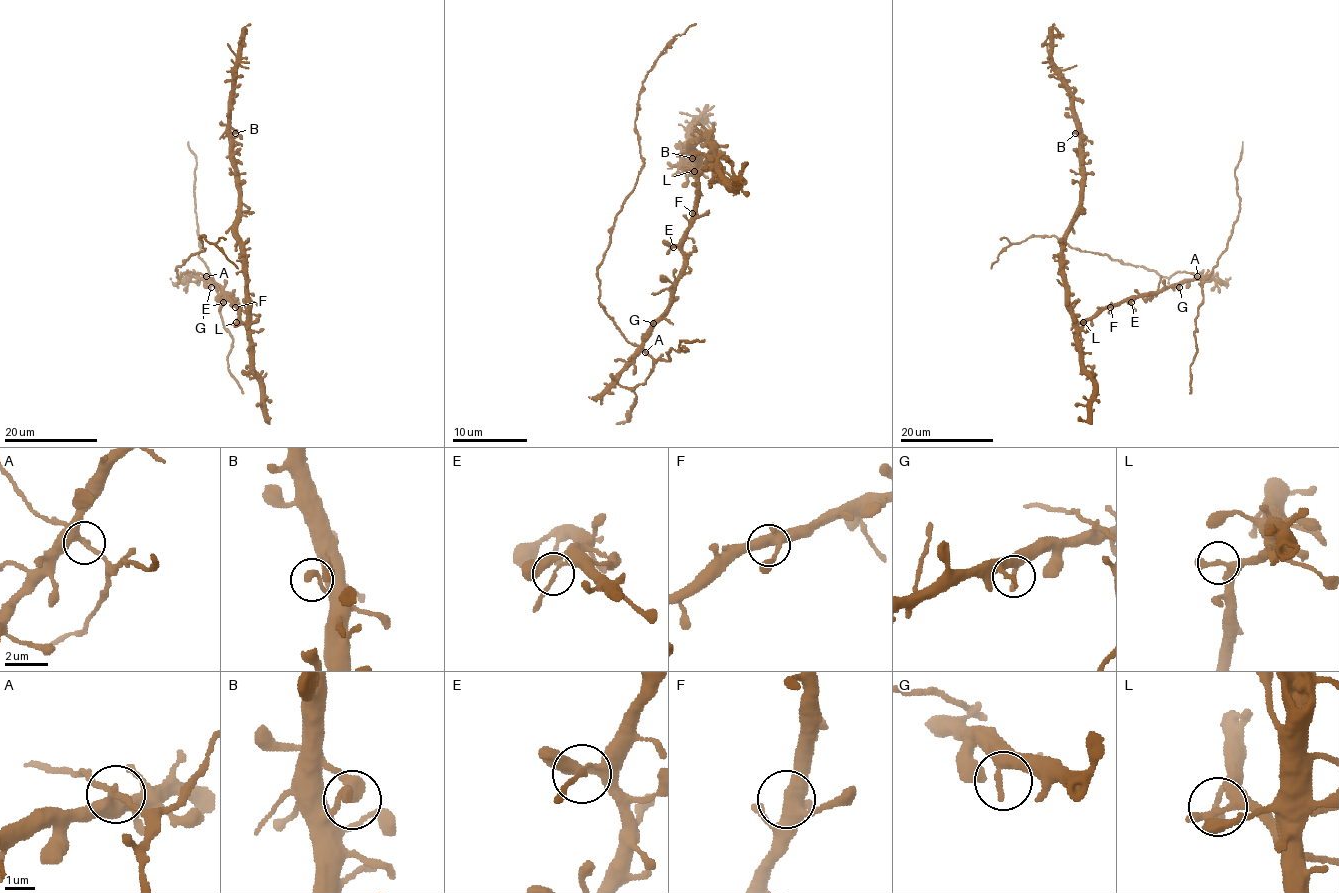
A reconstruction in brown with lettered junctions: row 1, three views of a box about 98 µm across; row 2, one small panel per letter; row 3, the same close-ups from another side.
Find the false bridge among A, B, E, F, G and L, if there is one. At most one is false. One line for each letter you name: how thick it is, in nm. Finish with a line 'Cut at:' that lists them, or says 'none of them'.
Cut at: none of them

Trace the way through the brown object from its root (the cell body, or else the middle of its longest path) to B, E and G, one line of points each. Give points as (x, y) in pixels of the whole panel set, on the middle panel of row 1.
B: (694, 213), (695, 178), (710, 165), (705, 137), (694, 146), (697, 165), (690, 169), (692, 158)
E: (694, 213), (688, 234), (673, 247)
G: (694, 213), (694, 223), (682, 245), (684, 267), (673, 301), (653, 323)

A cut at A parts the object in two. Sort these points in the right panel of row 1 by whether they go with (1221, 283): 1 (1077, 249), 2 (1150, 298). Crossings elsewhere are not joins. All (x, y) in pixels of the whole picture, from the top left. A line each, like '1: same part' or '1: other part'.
1: other part
2: same part

